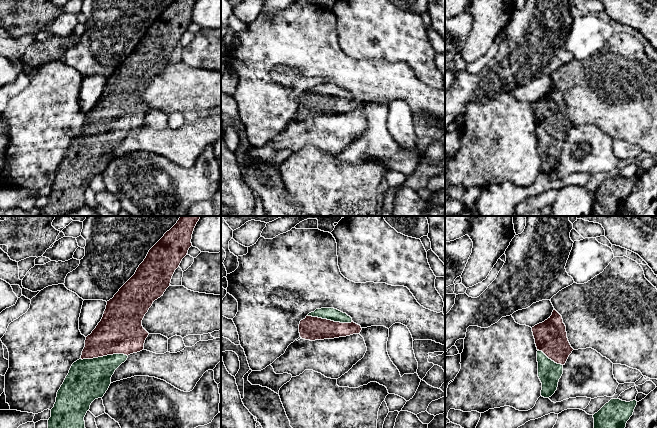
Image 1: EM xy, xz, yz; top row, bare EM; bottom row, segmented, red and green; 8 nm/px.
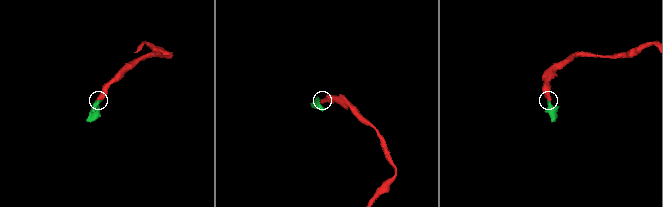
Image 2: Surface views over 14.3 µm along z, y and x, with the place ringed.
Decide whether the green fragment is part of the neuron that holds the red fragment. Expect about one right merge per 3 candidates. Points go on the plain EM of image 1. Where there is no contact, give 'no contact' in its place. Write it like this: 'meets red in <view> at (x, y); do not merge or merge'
meets red in xy at (103, 131); merge

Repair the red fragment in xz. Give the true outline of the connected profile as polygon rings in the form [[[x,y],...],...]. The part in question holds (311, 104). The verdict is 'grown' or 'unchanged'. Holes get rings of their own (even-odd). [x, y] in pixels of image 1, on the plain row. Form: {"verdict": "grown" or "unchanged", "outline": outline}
{"verdict": "grown", "outline": [[[334,84],[316,85],[300,97],[300,113],[315,117],[359,110],[362,104],[352,94]]]}

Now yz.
{"verdict": "grown", "outline": [[[554,85],[552,91],[532,103],[537,123],[538,153],[542,159],[541,172],[551,173],[558,163],[569,131],[574,126],[567,114],[562,92]]]}

